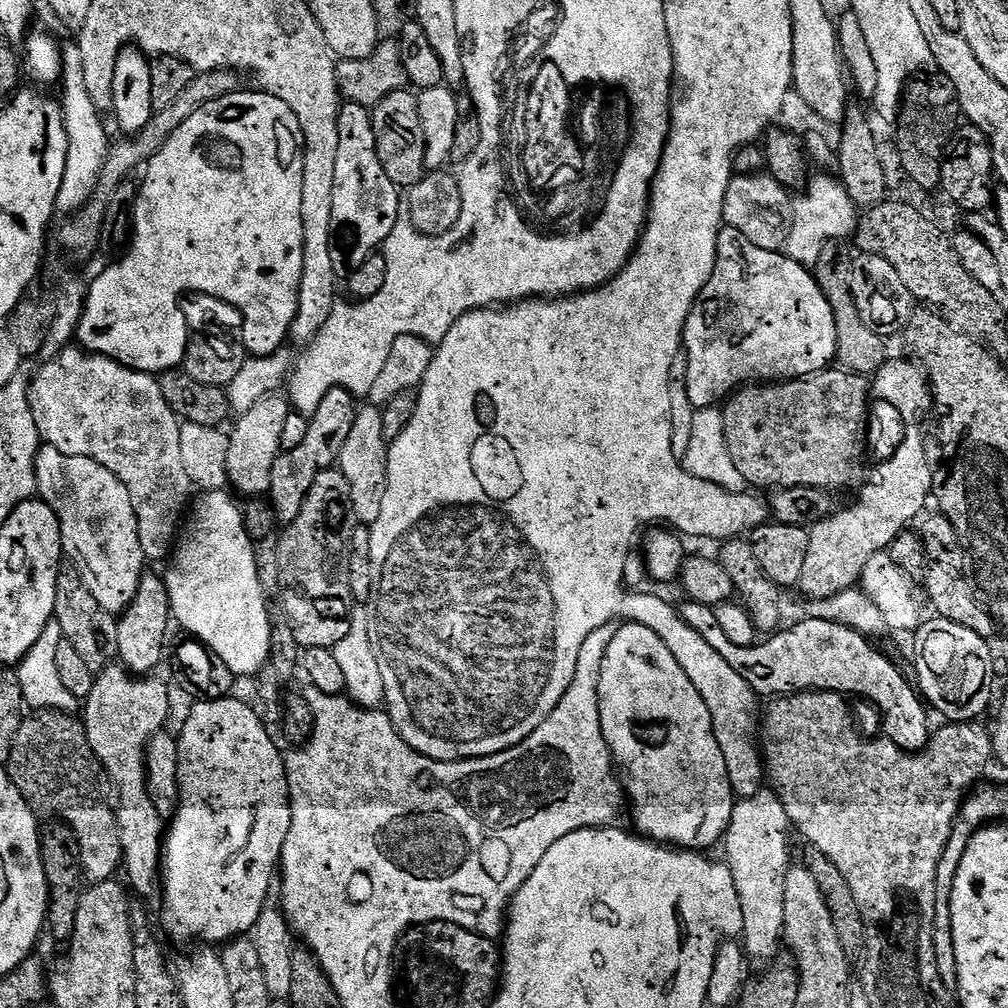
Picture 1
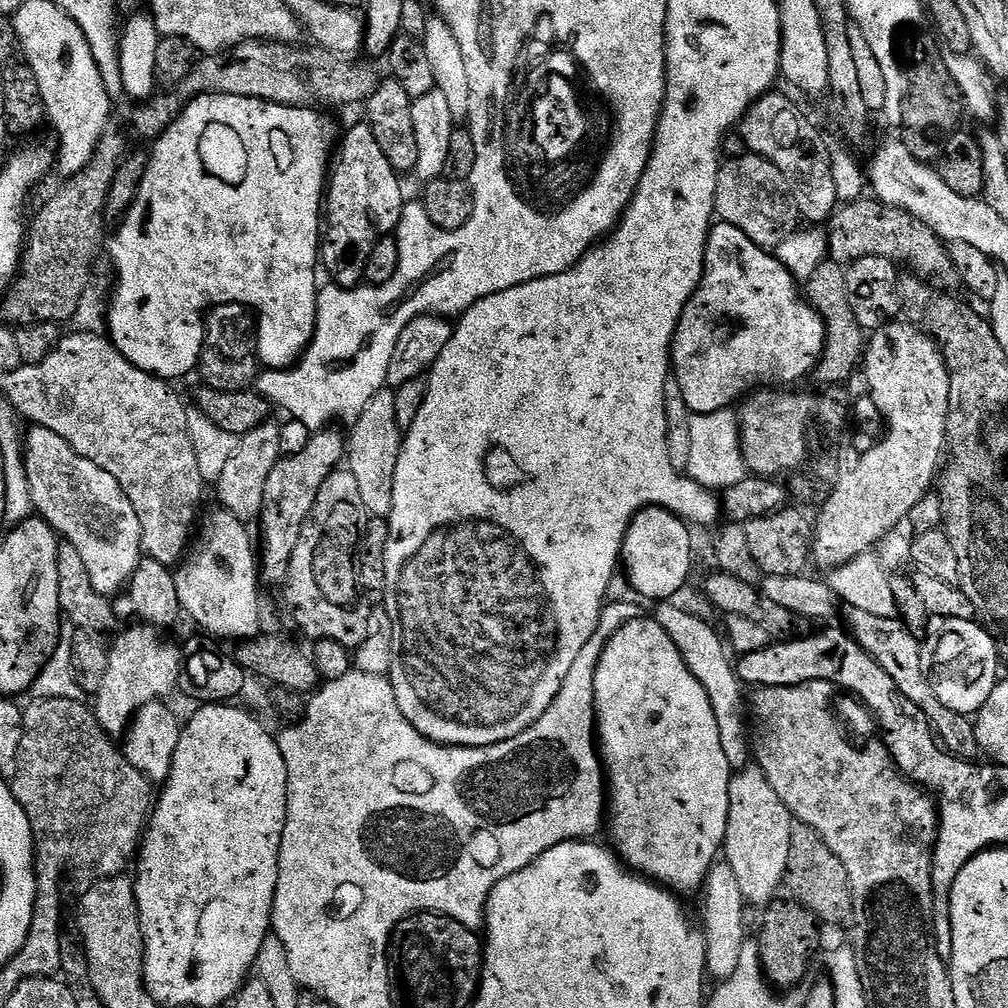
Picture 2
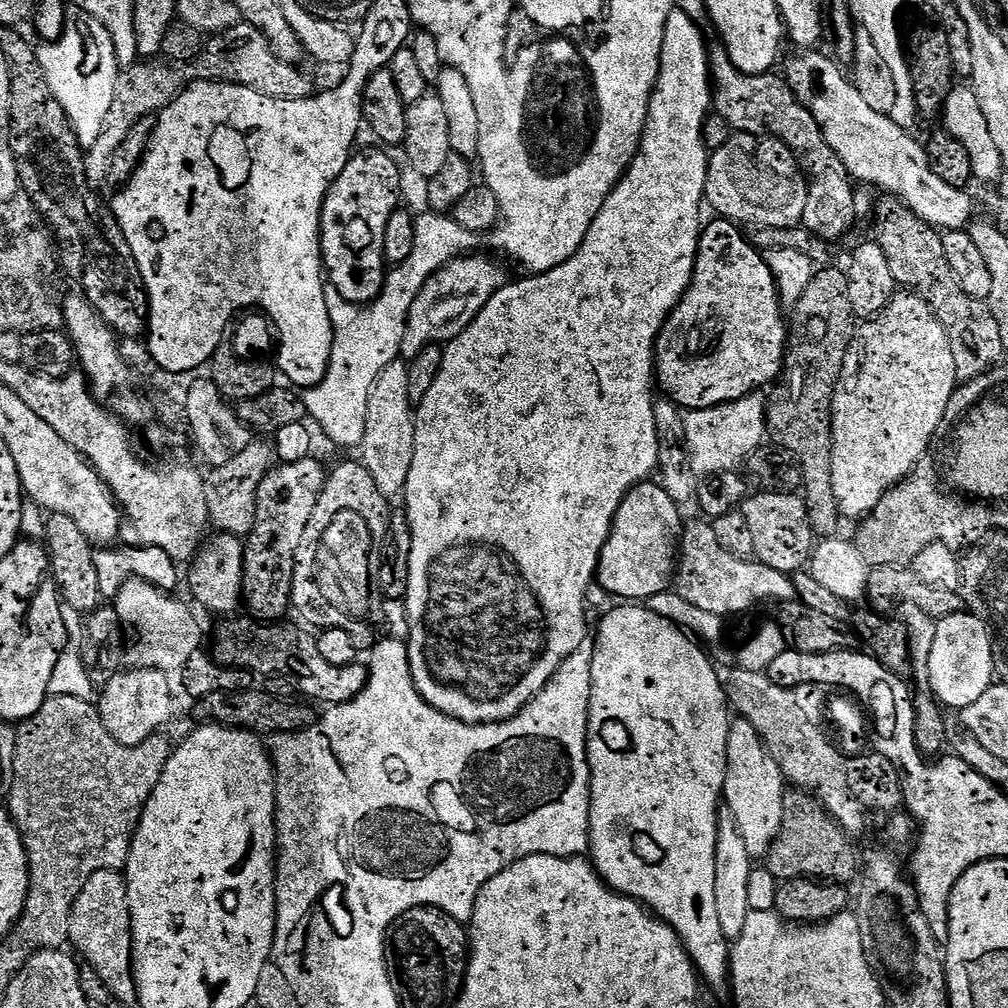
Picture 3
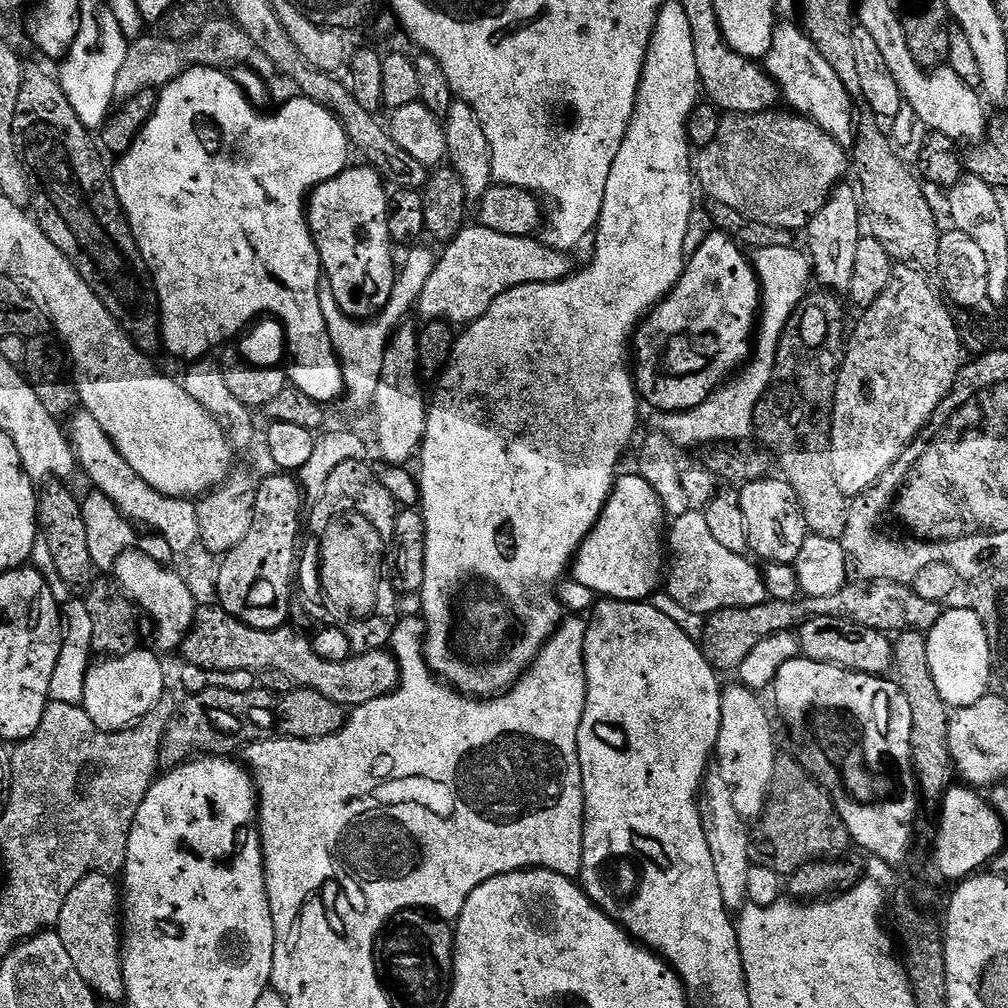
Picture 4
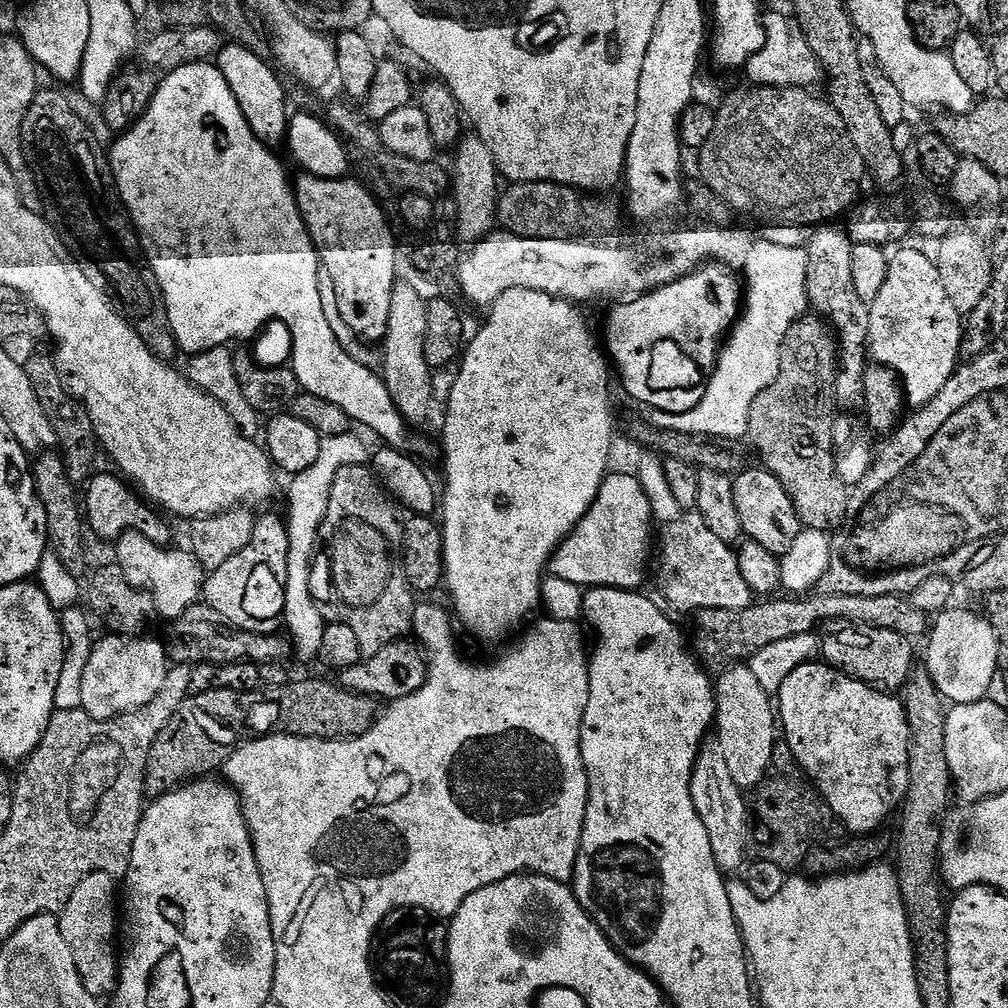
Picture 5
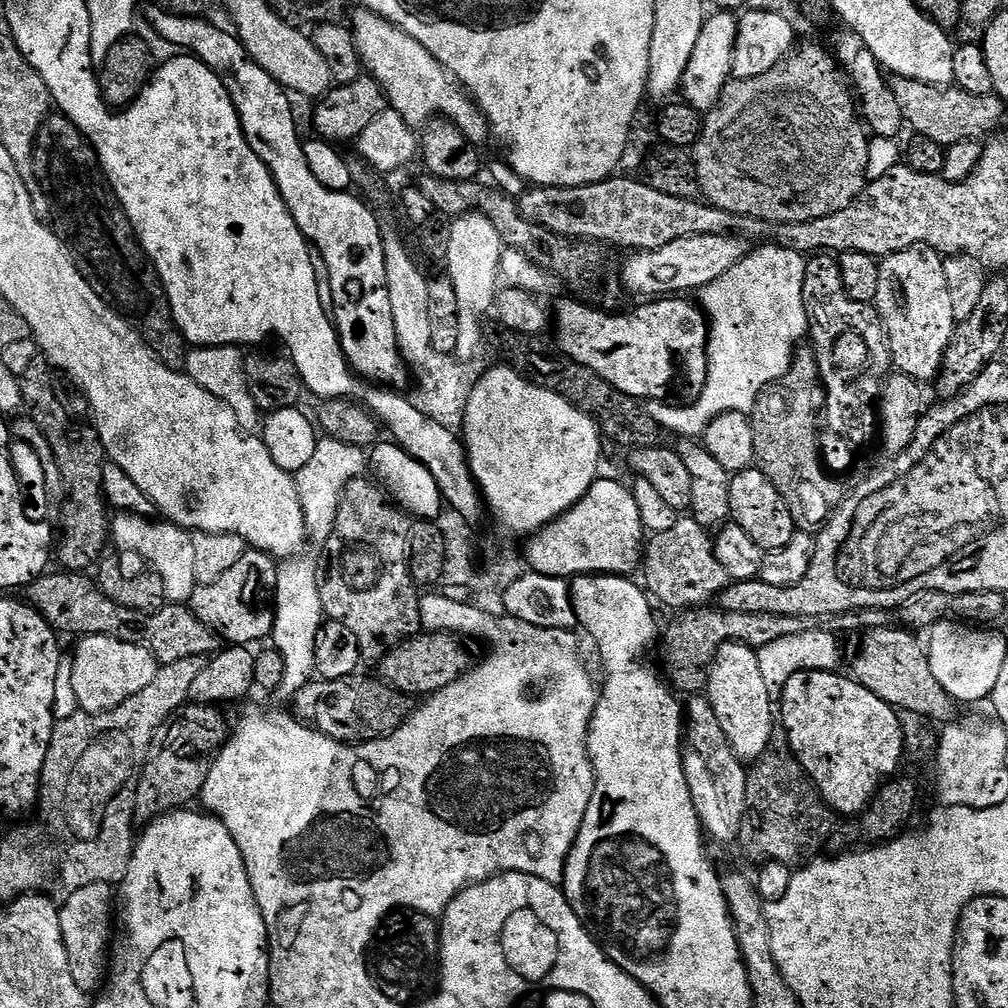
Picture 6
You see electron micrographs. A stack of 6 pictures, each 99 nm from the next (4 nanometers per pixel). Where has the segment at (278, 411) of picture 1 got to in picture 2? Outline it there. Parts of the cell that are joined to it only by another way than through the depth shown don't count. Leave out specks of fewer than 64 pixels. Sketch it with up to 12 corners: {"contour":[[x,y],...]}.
{"contour":[[279,423],[240,437],[214,481],[219,507],[259,521]]}

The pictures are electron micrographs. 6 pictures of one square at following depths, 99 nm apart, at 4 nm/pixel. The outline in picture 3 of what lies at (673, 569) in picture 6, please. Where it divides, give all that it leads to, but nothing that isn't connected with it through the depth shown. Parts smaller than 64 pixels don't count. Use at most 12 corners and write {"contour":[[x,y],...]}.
{"contour":[[687,521],[674,590],[723,618],[797,599],[791,577]]}

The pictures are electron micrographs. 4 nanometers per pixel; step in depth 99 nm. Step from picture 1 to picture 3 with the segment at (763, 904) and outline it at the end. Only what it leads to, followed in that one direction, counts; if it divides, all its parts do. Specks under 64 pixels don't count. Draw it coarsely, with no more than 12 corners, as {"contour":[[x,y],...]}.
{"contour":[[728,729],[723,803],[753,858],[784,821],[786,781],[758,730]]}

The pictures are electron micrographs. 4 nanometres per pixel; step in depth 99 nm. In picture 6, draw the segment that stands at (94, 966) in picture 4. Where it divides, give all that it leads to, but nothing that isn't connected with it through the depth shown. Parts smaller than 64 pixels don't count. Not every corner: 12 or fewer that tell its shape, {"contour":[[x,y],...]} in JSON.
{"contour":[[91,883],[59,909],[78,989],[103,983],[113,887]]}

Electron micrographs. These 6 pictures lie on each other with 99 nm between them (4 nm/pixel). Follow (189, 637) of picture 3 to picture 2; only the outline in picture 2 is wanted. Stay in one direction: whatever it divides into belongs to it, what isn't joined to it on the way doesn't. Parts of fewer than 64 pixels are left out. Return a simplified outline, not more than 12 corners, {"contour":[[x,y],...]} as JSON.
{"contour":[[133,623],[108,650],[94,711],[113,738],[180,683],[182,652]]}

